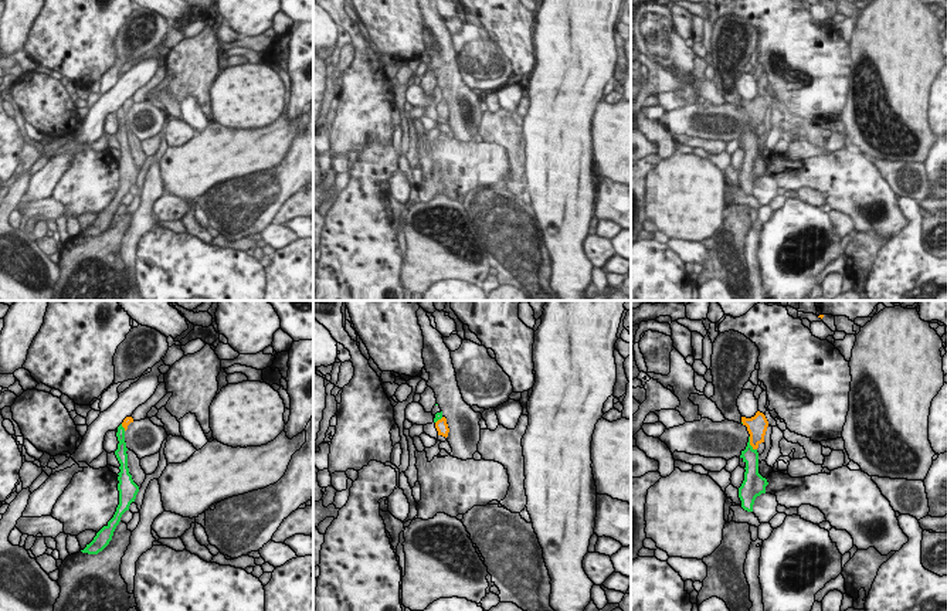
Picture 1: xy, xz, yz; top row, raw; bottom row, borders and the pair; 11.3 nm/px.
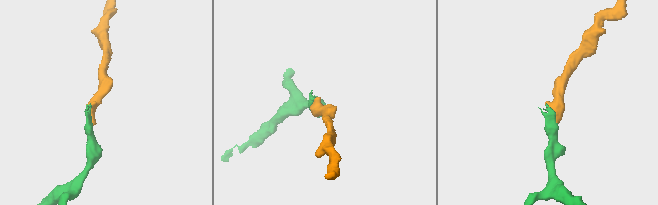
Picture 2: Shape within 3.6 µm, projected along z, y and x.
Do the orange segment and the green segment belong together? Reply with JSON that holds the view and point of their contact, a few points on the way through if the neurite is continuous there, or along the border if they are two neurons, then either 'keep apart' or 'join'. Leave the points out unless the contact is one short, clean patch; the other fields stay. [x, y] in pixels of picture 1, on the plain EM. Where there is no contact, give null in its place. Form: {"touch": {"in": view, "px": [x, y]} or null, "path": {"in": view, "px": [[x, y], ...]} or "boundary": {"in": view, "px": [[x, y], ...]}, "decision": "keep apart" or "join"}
{"touch": {"in": "yz", "px": [750, 126]}, "boundary": {"in": "yz", "px": [[749, 119], [749, 125], [756, 132]]}, "decision": "keep apart"}

